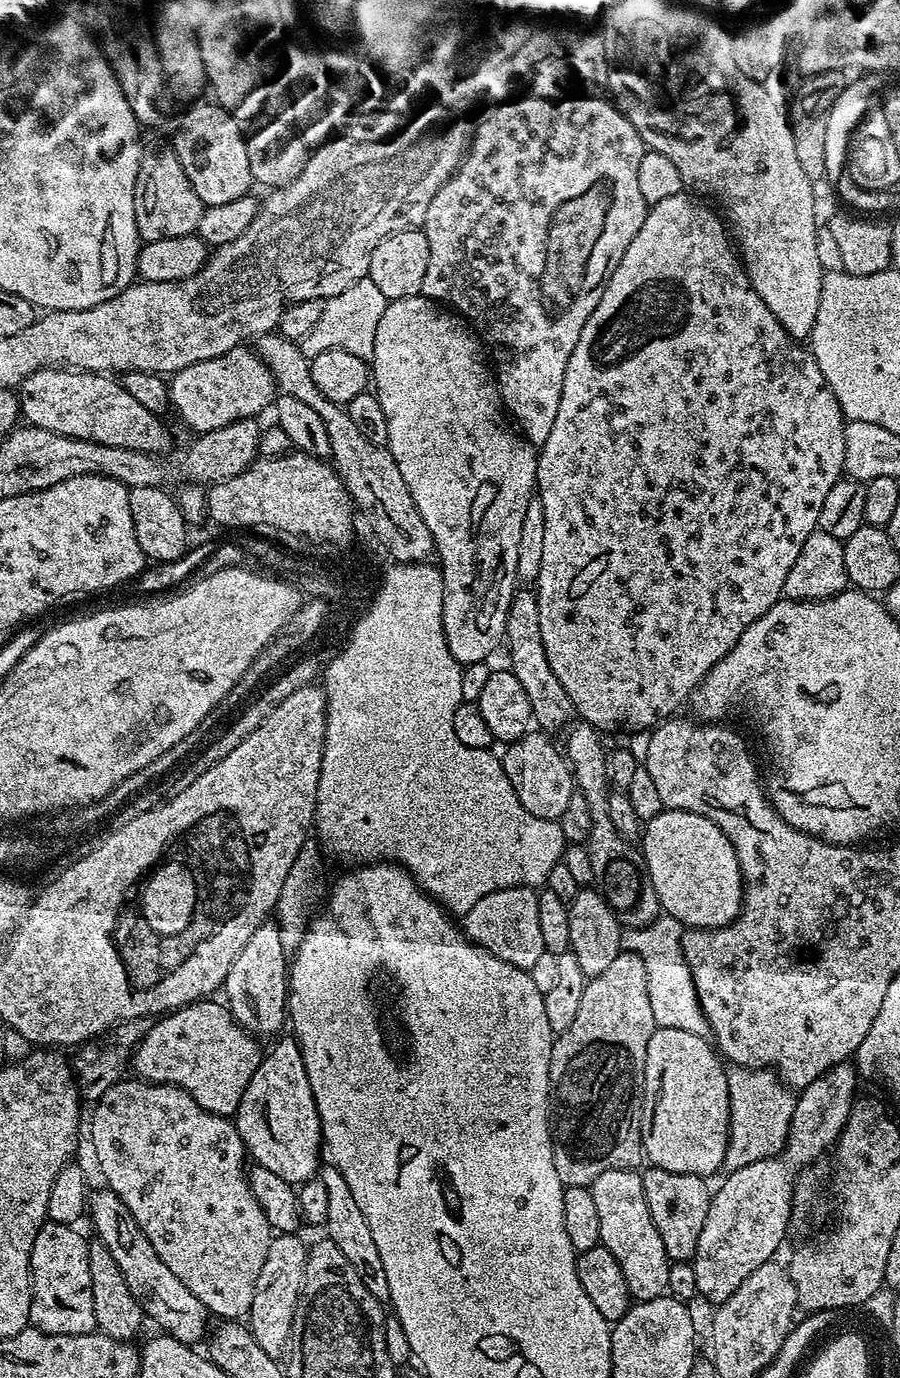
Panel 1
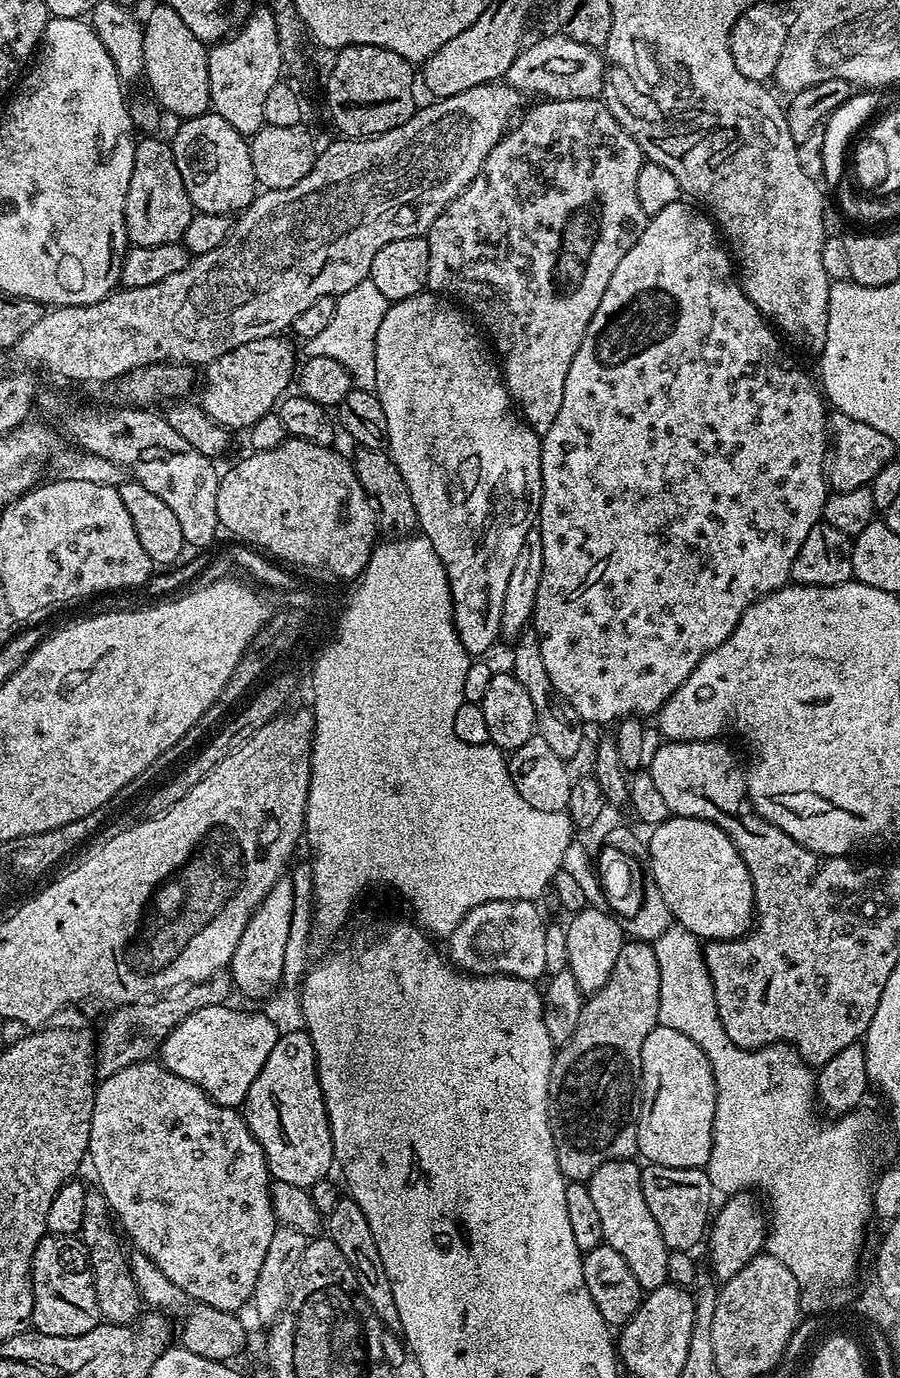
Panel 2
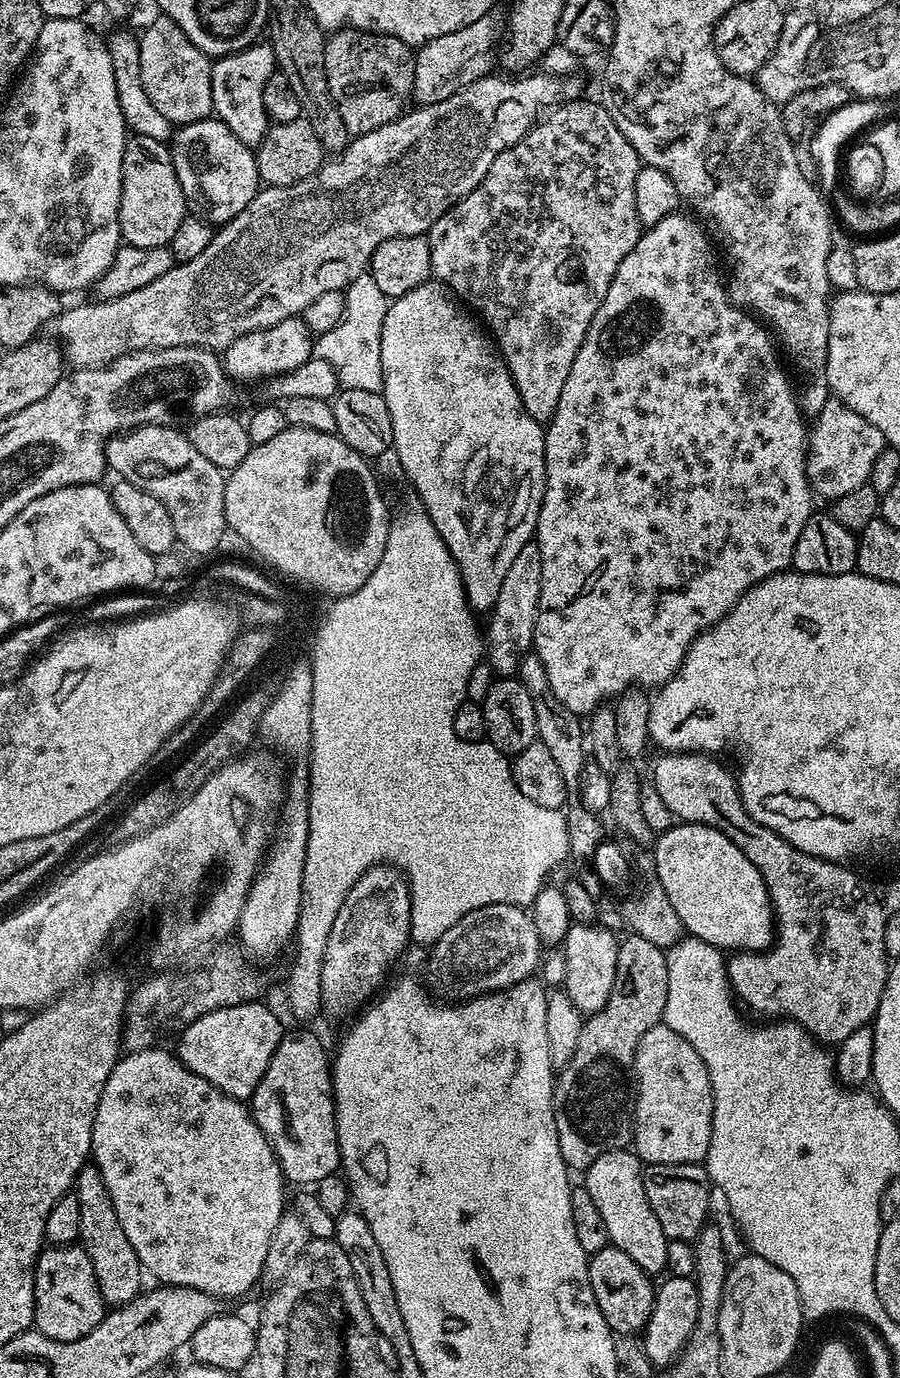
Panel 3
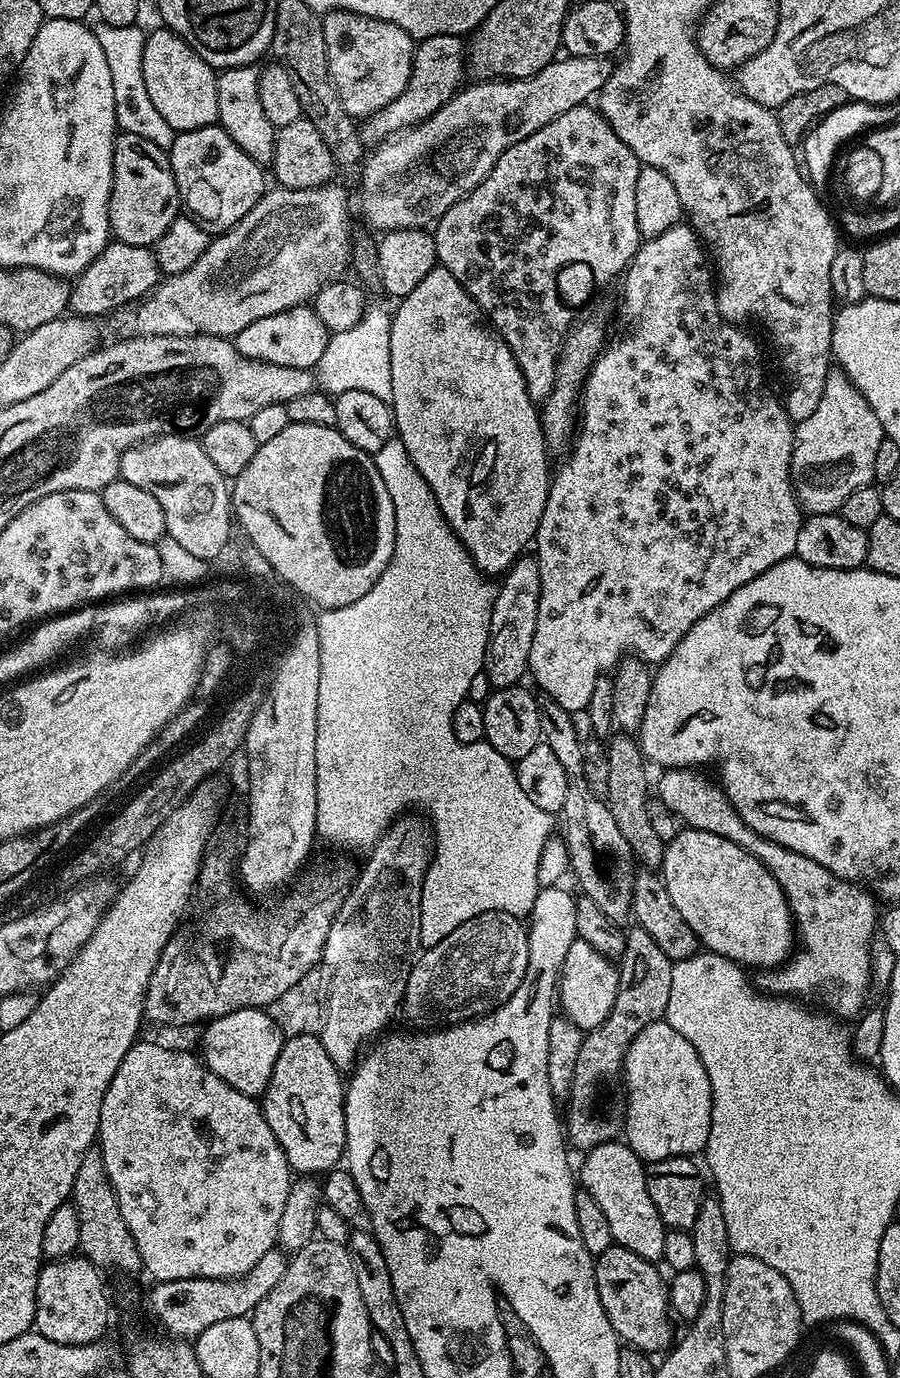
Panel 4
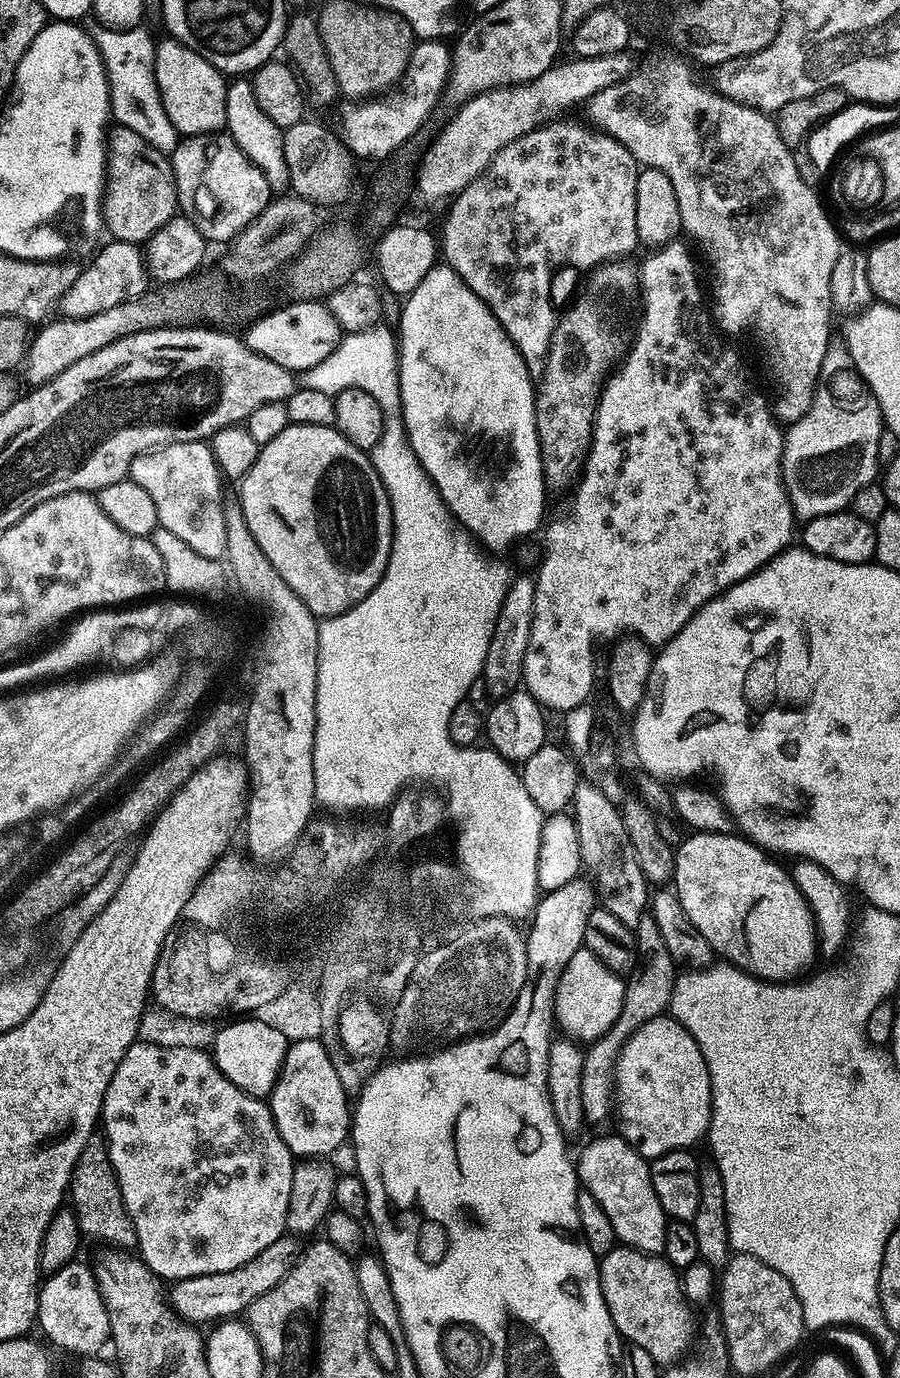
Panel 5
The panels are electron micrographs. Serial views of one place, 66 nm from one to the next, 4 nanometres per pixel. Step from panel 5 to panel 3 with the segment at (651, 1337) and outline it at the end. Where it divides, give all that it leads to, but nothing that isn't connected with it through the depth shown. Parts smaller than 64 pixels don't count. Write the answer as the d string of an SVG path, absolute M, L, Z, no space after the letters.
M609 1246L589 1255L588 1277L590 1290L594 1290L594 1298L598 1302L598 1310L602 1310L602 1318L606 1318L613 1333L639 1333L648 1321L656 1297L654 1284L648 1281L651 1280L649 1273L642 1271L634 1258L630 1258L630 1254Z

